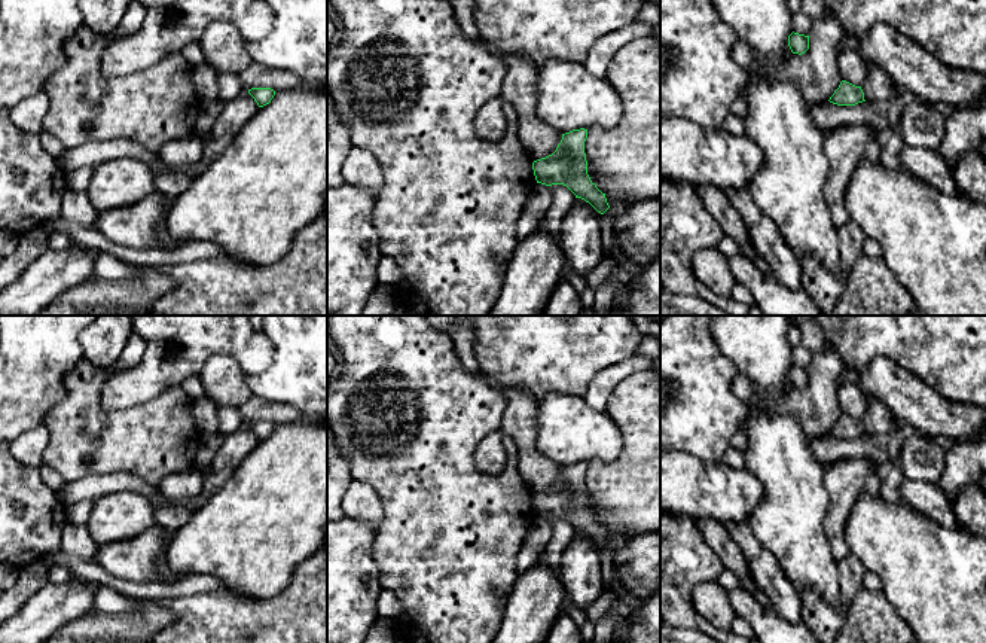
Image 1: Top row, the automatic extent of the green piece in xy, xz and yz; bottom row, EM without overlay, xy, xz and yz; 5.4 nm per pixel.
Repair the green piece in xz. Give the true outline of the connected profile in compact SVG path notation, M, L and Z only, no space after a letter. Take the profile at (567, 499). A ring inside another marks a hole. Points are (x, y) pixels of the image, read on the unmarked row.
M573 463L562 467L562 473L556 484L541 493L532 496L537 516L552 519L567 519L576 531L589 536L598 546L604 548L610 539L605 527L602 527L587 508L587 494L584 487L584 475L587 463Z

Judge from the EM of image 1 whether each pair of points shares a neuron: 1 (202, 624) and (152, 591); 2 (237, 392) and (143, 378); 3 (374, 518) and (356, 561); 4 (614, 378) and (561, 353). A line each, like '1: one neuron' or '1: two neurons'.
1: two neurons
2: two neurons
3: two neurons
4: two neurons

